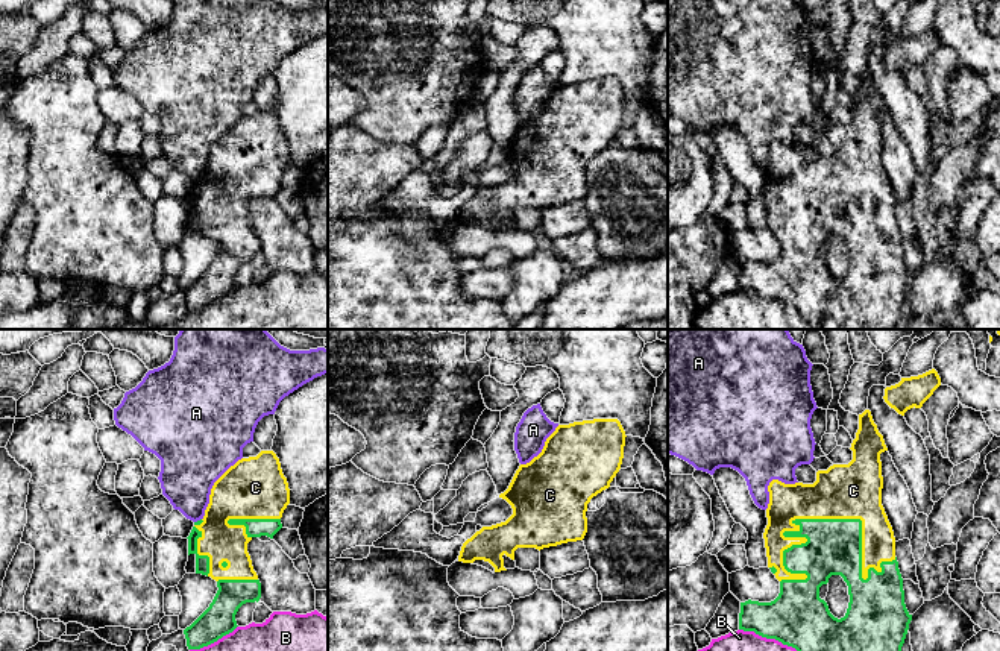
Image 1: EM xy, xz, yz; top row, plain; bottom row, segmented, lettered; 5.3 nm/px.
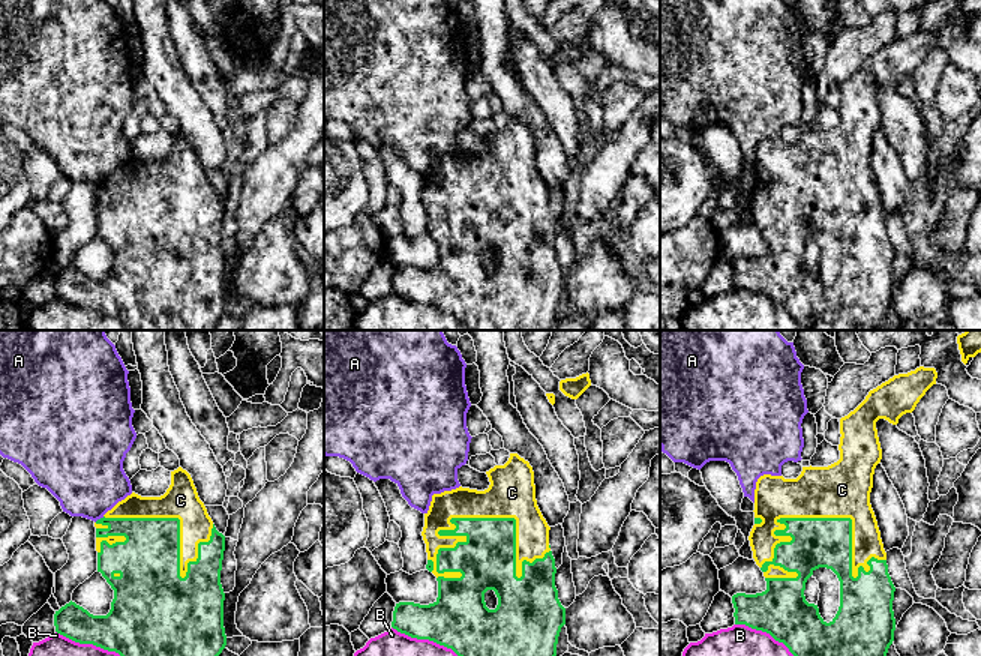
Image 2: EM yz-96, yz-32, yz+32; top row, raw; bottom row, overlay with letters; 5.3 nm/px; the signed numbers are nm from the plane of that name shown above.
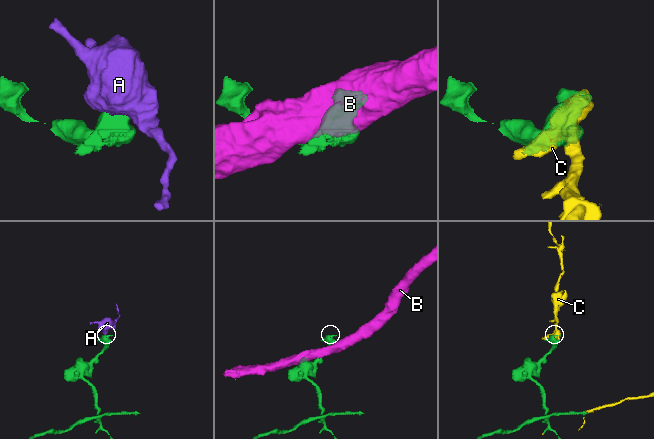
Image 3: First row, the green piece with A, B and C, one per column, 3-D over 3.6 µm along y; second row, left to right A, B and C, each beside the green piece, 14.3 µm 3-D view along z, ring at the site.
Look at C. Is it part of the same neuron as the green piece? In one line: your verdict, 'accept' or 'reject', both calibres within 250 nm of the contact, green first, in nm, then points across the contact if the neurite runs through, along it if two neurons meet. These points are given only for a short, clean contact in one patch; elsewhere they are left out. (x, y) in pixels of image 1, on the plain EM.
accept | 300/280 nm

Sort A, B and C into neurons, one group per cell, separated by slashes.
A / B / C

